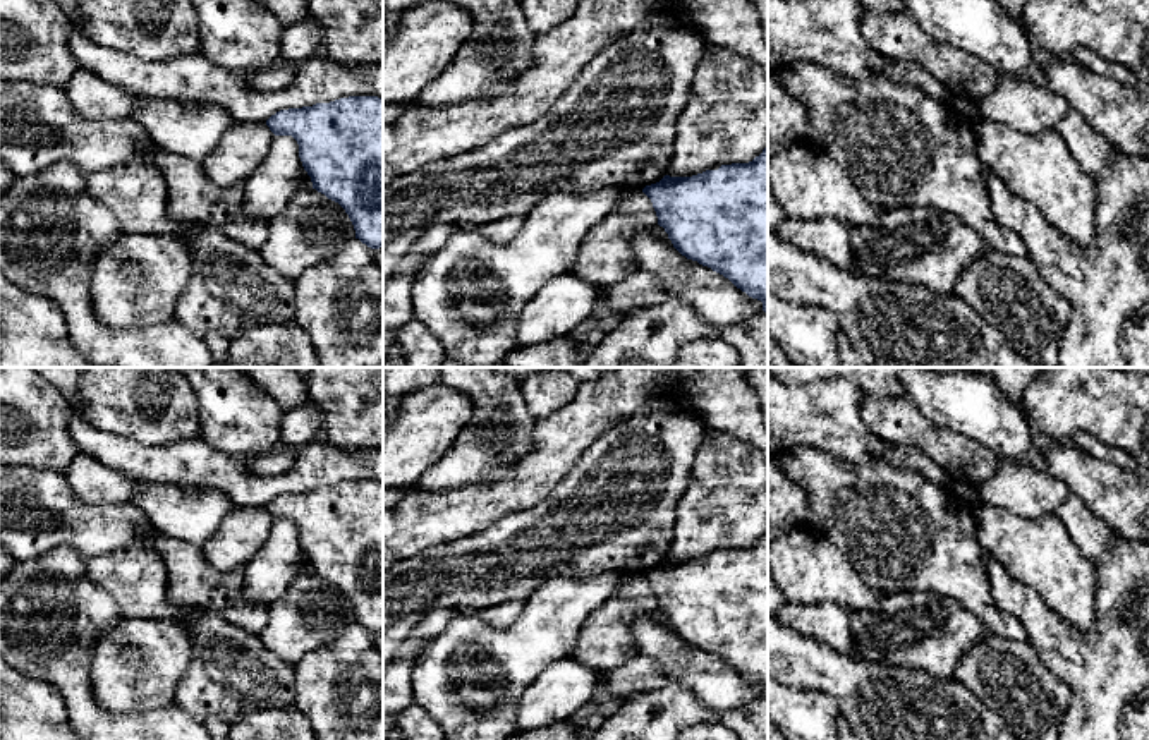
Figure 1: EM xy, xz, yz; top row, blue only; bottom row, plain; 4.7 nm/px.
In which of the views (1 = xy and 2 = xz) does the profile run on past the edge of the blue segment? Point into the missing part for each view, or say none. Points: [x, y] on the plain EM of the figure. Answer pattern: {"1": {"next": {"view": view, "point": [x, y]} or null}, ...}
{"1": {"next": null}, "2": {"next": null}}

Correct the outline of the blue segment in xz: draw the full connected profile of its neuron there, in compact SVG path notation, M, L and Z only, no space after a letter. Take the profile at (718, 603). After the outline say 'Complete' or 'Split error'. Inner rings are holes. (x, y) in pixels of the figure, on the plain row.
M768 531L749 548L721 549L692 561L665 560L642 577L653 587L658 610L682 640L723 659L749 682L761 685L763 695L768 697Z. Complete

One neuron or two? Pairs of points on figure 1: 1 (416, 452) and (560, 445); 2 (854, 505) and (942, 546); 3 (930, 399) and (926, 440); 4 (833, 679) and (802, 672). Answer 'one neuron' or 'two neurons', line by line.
1: two neurons
2: one neuron
3: two neurons
4: one neuron

